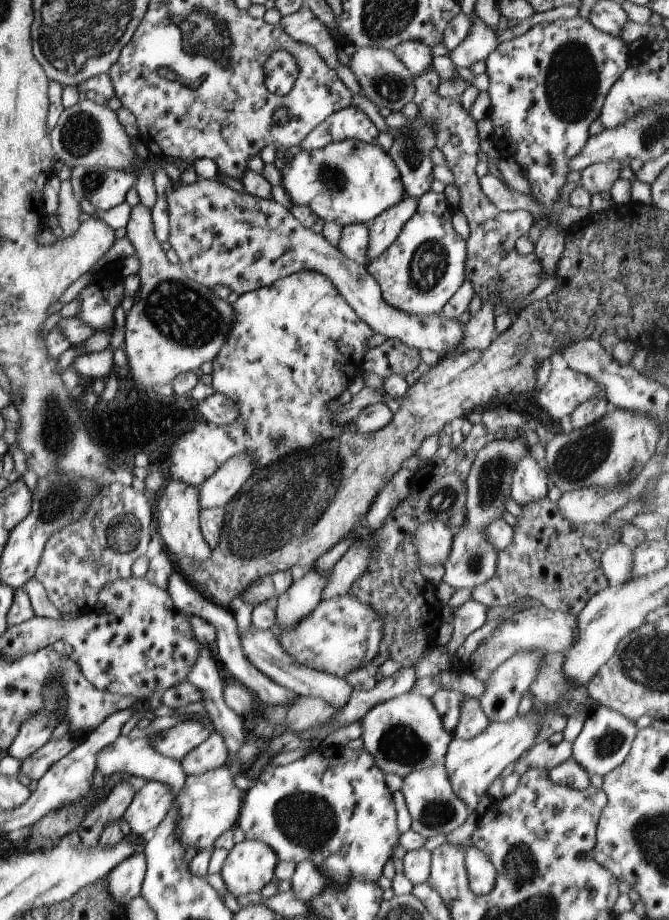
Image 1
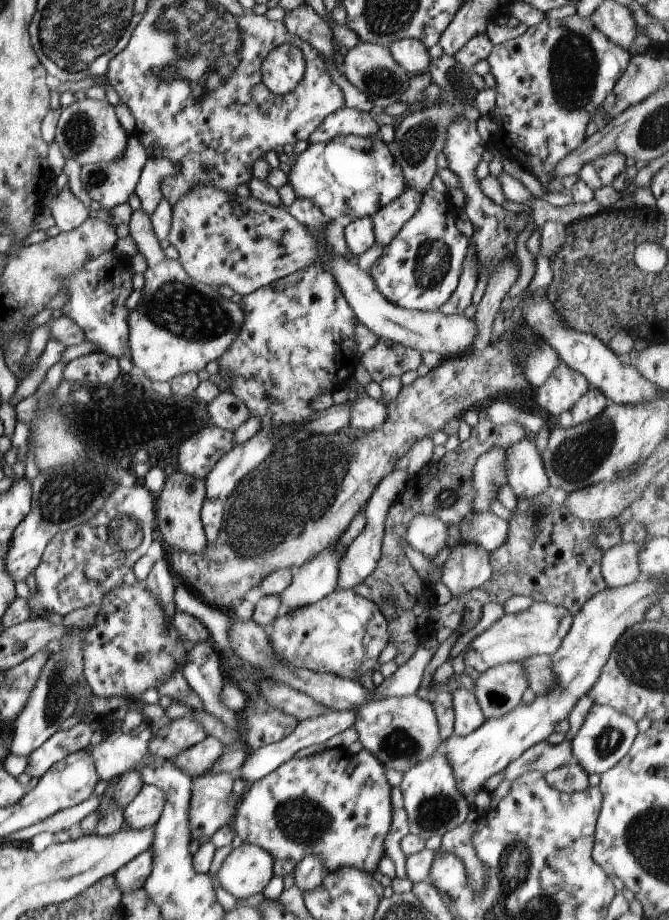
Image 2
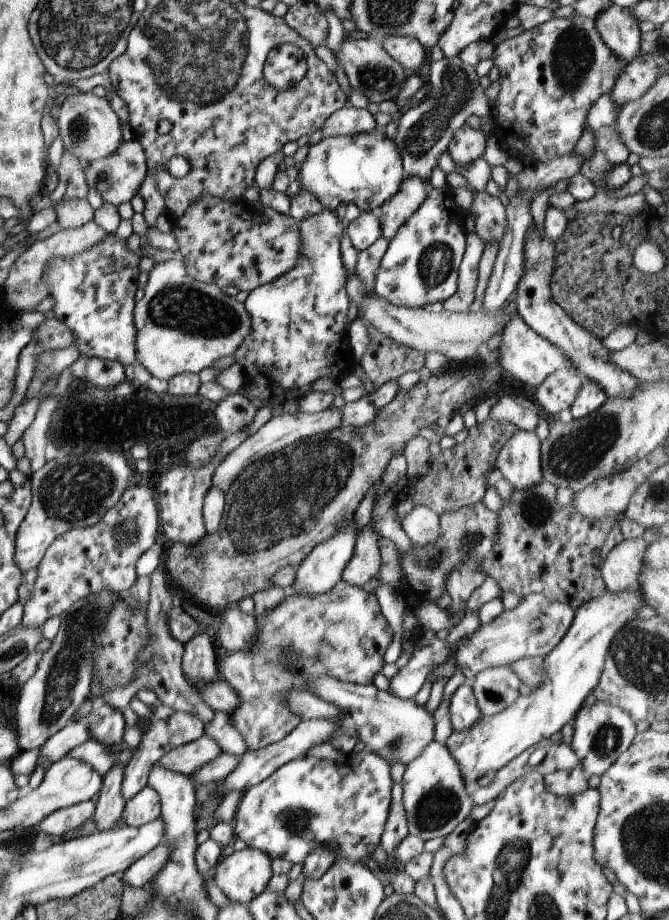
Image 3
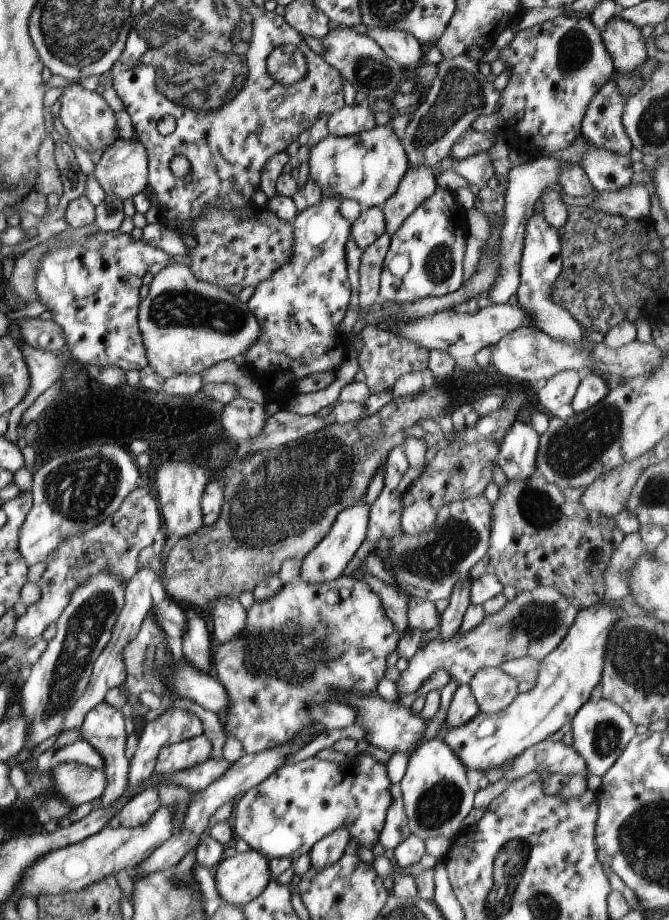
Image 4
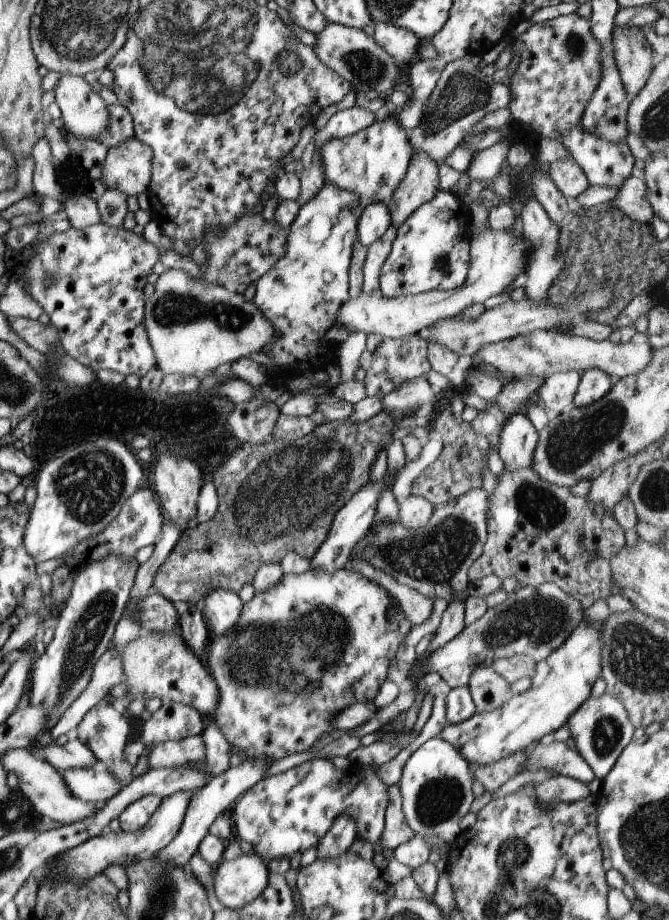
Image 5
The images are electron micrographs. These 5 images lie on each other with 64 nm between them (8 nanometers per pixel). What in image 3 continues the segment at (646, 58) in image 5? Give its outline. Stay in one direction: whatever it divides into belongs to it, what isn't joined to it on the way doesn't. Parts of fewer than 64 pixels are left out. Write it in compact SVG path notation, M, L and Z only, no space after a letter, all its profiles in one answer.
M611 3L594 22L602 41L618 59L628 64L638 58L642 38L639 22L633 18L632 10Z

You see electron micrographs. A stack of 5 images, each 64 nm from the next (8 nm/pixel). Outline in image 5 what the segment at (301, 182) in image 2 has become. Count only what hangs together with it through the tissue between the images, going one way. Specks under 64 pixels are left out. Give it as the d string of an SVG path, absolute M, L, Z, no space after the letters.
M392 112L382 122L375 121L369 128L349 138L329 141L320 148L325 182L358 196L362 208L376 202L388 205L415 156L408 130L399 124L396 112Z

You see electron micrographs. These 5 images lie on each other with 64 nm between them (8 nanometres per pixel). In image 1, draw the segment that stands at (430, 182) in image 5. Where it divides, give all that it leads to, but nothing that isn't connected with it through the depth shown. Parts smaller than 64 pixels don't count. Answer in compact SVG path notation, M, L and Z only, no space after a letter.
M404 197L401 202L381 213L369 226L370 243L362 262L368 264L377 258L400 235L404 224L414 216L418 199Z

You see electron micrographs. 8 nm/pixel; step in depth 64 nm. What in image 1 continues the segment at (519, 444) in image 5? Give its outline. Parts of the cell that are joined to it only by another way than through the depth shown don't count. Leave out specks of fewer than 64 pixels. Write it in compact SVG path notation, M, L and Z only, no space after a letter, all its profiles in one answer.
M530 452L525 453L514 464L511 496L518 505L526 505L545 498L550 487L547 472L540 468Z

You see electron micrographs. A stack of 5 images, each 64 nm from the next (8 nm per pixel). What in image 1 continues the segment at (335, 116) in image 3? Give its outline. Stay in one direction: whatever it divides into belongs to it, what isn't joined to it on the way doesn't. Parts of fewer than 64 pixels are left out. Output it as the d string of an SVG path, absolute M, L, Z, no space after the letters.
M351 106L326 118L300 145L304 150L323 148L329 143L345 139L374 143L380 138L380 134L375 123L362 110Z

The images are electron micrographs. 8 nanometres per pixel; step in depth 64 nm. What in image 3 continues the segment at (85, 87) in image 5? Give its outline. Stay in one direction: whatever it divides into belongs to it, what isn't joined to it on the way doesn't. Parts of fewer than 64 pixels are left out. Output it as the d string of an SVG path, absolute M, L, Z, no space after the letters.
M91 91L68 96L60 108L57 124L59 135L64 141L64 151L69 151L84 164L107 158L123 142L122 123L108 100L105 97L96 96Z

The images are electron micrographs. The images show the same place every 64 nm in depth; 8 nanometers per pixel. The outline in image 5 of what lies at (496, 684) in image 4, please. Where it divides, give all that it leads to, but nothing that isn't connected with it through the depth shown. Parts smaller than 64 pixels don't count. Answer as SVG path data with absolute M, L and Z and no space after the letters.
M492 666L474 669L466 687L469 689L477 712L495 710L512 697L510 683L506 683Z

